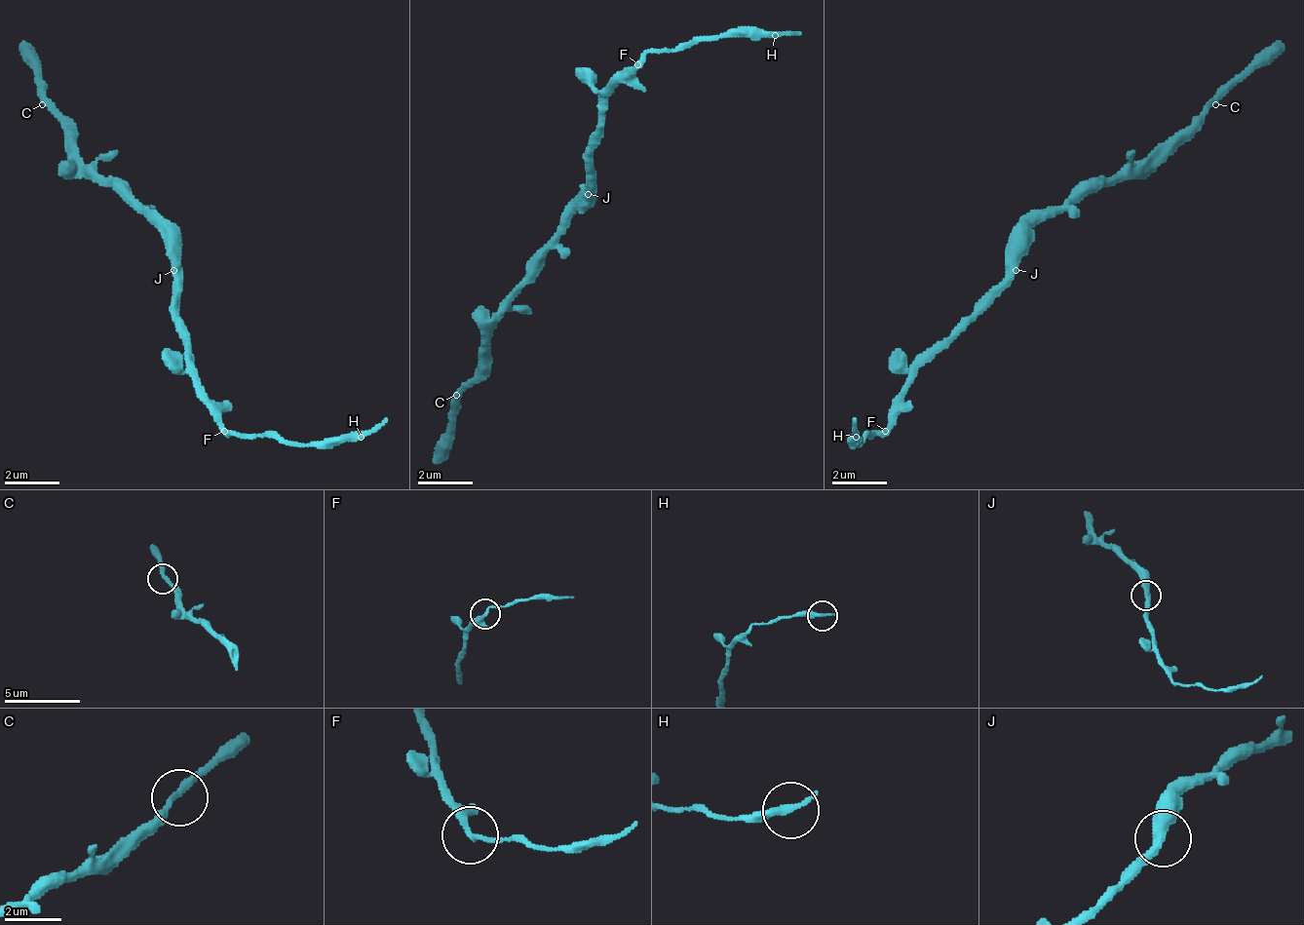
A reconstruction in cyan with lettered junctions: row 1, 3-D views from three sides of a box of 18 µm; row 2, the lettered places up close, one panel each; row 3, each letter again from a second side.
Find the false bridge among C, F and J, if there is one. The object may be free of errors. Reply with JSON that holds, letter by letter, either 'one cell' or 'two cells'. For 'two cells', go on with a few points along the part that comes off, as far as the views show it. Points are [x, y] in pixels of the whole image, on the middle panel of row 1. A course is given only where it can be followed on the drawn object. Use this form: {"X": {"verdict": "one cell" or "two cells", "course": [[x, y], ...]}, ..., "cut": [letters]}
{"C": {"verdict": "one cell"}, "F": {"verdict": "two cells", "course": [[636, 62], [650, 49], [767, 35], [802, 35]]}, "J": {"verdict": "one cell"}, "cut": ["F"]}

